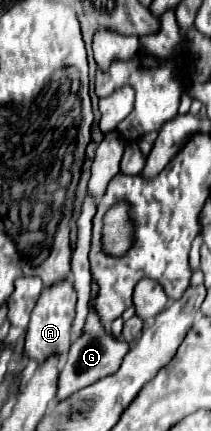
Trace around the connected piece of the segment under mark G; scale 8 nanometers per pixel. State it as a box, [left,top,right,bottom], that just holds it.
[57,311,129,401]

